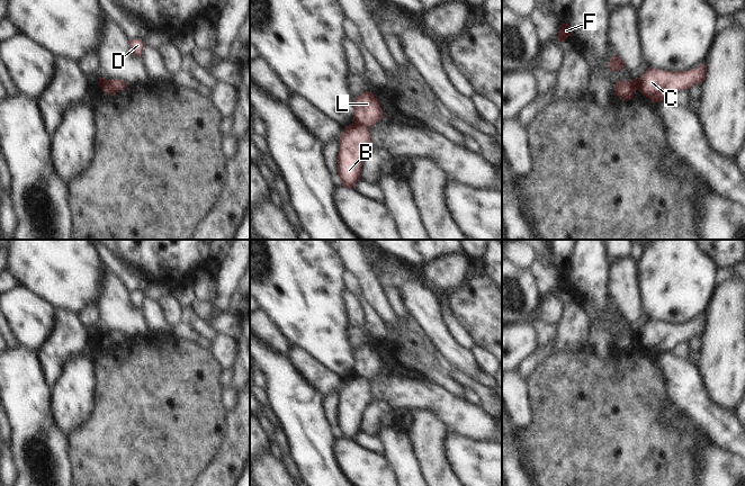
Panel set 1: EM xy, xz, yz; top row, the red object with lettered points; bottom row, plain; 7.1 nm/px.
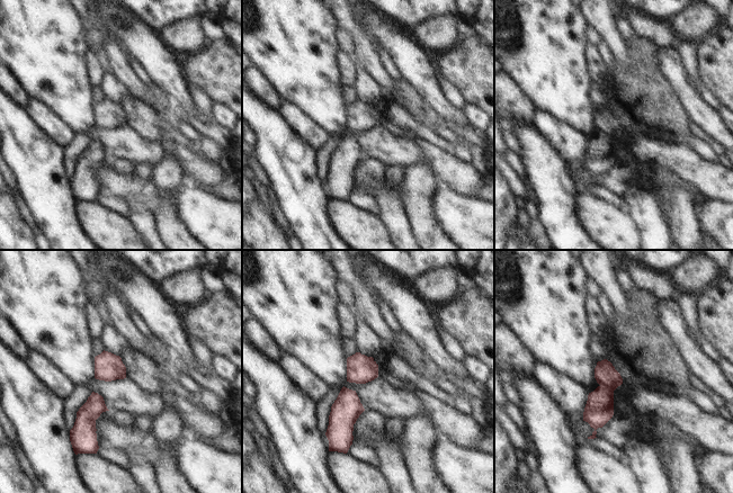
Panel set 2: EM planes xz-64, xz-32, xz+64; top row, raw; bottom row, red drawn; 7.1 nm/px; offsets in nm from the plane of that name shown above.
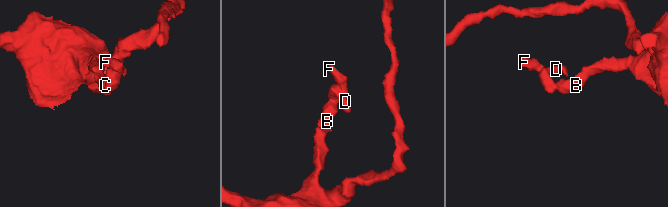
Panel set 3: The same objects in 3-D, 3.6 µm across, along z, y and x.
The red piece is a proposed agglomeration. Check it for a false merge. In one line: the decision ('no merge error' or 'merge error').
merge error

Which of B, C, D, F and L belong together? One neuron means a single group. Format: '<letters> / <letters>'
B C / D F L

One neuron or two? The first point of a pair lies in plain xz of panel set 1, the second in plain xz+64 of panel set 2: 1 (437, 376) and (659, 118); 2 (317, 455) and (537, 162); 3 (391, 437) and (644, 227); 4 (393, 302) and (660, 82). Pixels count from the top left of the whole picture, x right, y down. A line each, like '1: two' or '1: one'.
1: two
2: one
3: one
4: two

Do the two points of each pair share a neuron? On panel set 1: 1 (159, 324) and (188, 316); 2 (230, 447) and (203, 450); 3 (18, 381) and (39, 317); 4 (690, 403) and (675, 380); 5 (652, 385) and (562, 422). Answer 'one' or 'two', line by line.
1: two
2: two
3: two
4: one
5: one

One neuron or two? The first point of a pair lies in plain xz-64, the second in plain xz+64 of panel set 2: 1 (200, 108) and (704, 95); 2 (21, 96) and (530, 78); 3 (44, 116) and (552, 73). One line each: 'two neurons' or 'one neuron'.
1: one neuron
2: two neurons
3: two neurons

